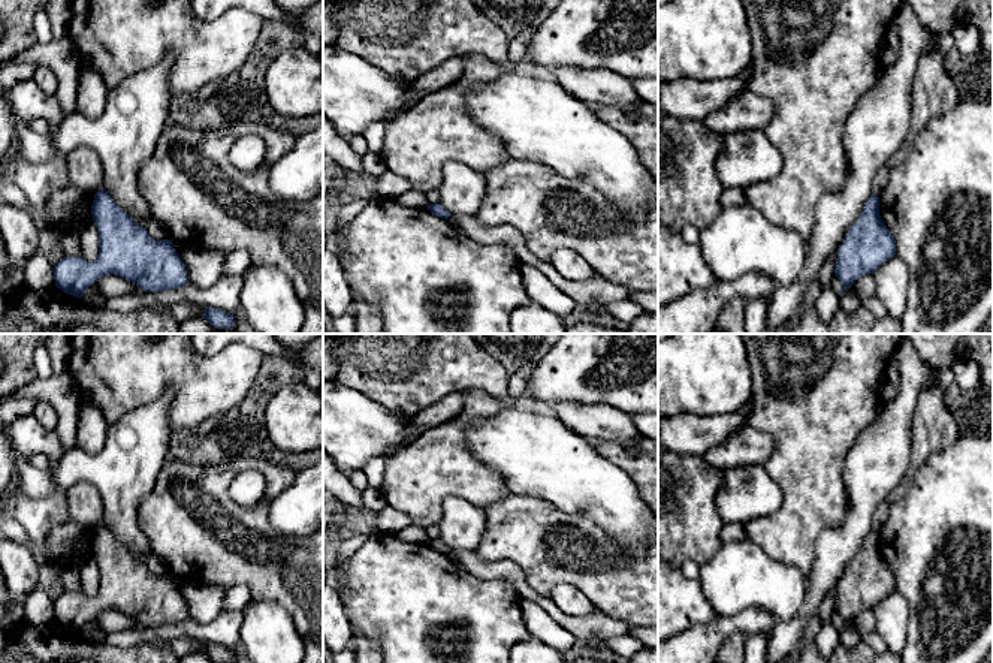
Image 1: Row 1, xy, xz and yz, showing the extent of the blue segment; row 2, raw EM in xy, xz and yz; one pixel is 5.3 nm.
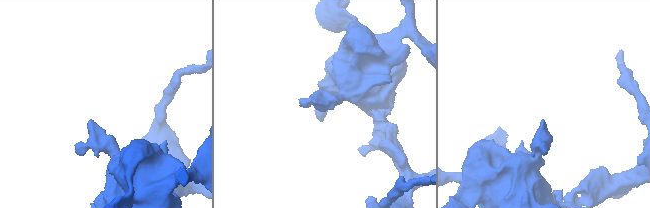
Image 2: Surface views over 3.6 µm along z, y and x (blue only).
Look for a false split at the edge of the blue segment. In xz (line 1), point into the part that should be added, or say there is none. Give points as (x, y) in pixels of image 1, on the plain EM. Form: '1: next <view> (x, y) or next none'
1: next none

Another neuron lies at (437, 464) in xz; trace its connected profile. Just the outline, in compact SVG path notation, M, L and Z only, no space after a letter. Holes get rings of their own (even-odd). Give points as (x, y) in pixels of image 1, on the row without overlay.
M482 389L464 392L464 412L440 430L428 430L386 459L380 485L387 506L411 519L413 525L428 528L443 518L443 501L456 495L488 509L510 494L501 474L485 465L468 449L465 433L483 418L502 407Z

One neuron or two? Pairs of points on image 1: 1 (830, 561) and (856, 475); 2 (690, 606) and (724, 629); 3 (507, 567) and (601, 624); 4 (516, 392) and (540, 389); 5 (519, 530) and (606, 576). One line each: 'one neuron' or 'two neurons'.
1: one neuron
2: two neurons
3: one neuron
4: two neurons
5: one neuron

